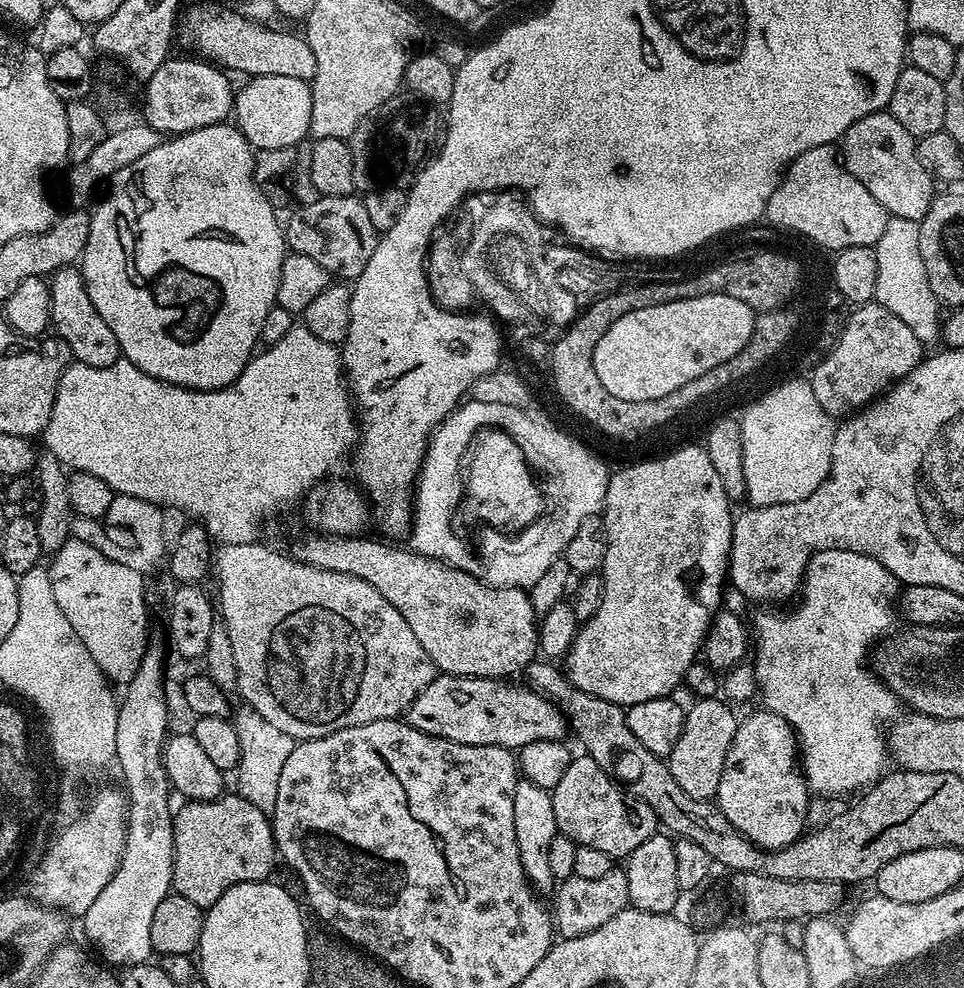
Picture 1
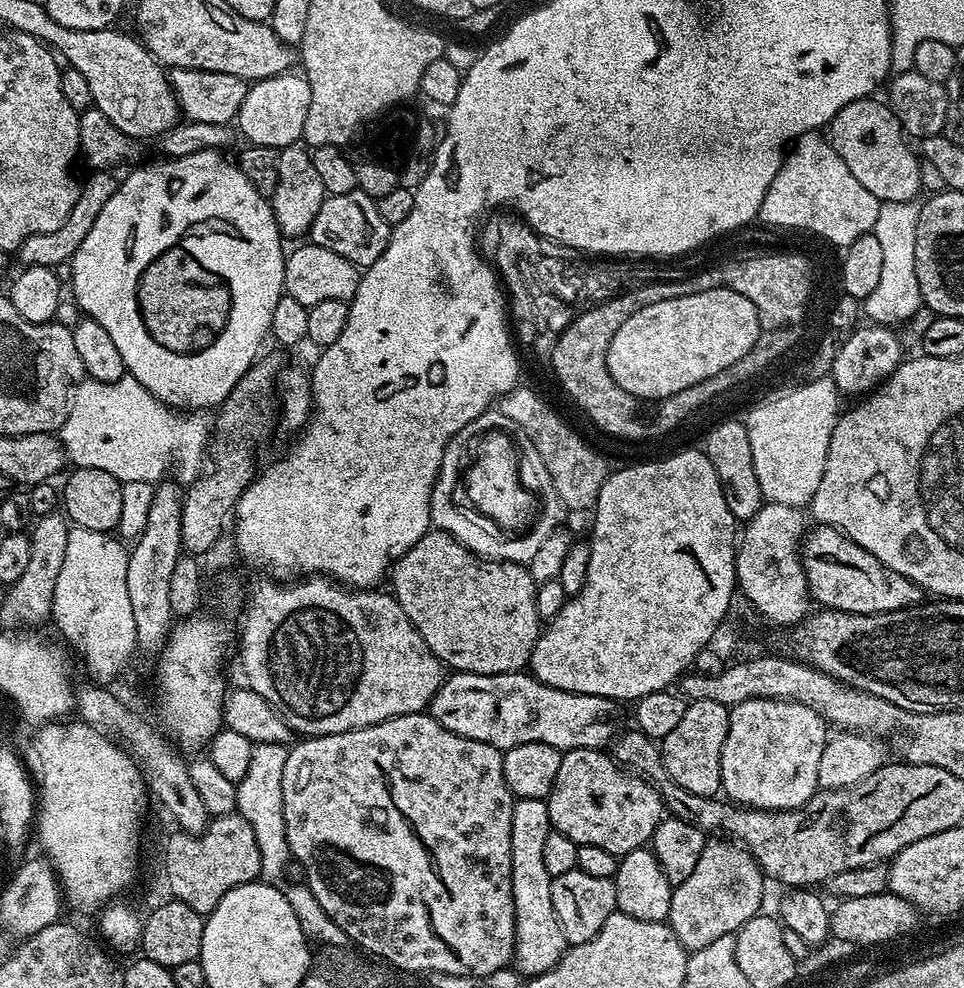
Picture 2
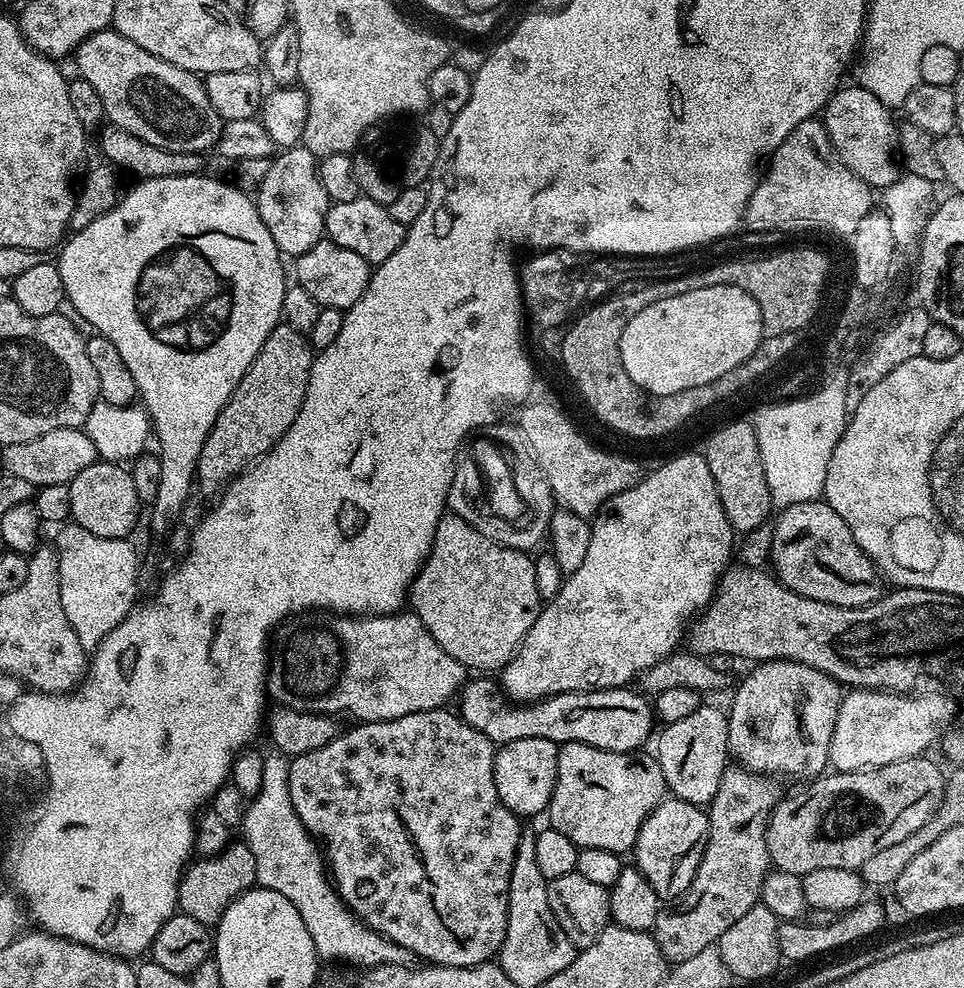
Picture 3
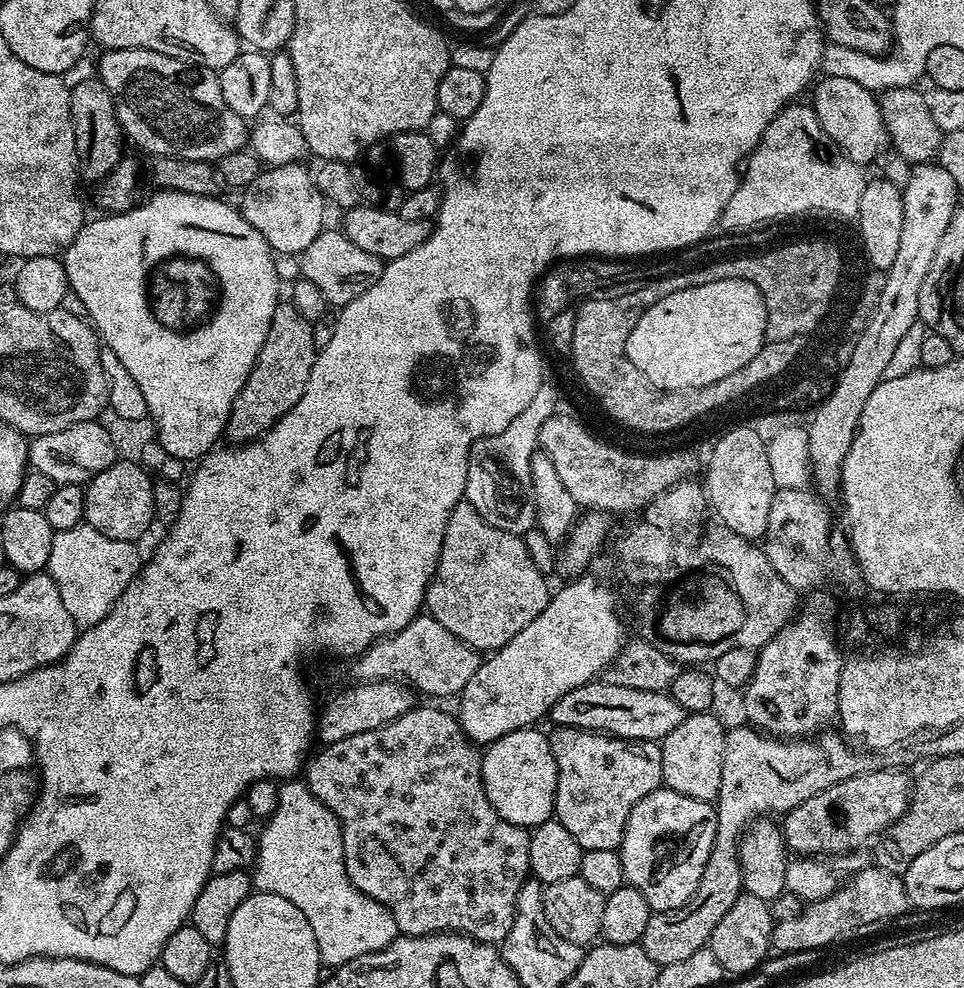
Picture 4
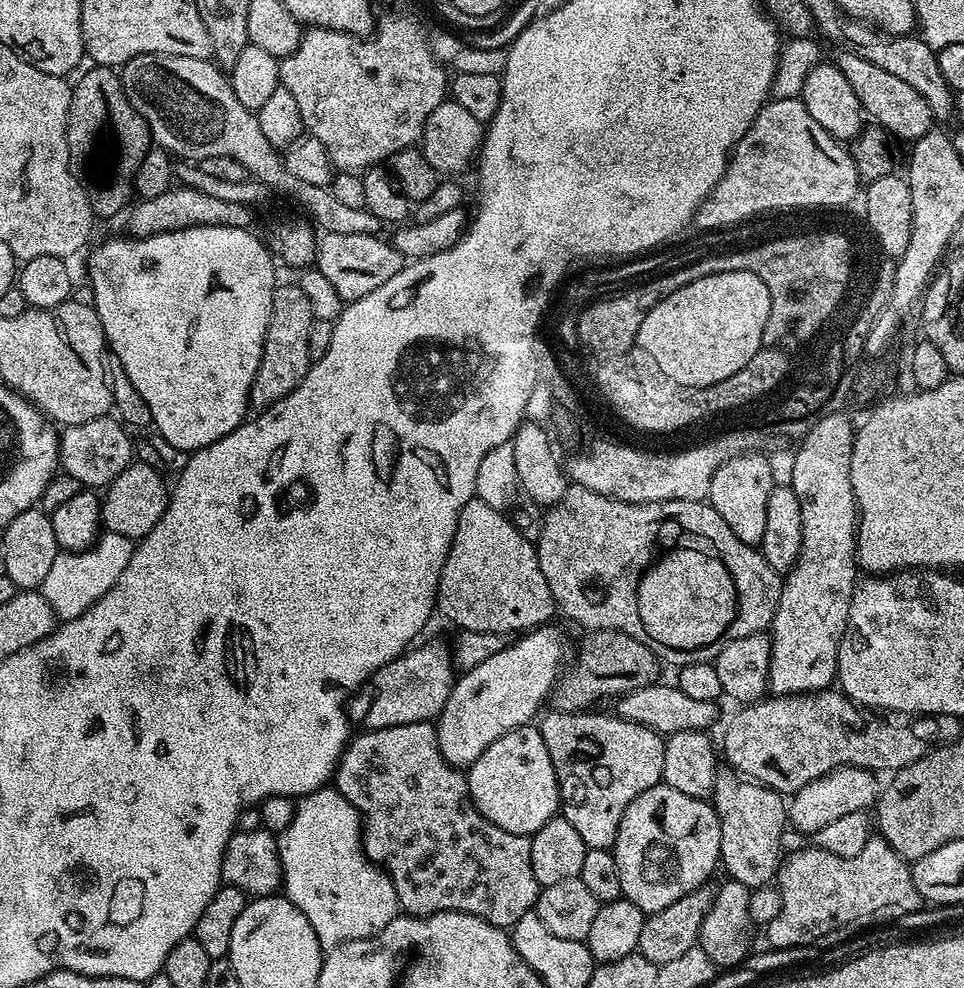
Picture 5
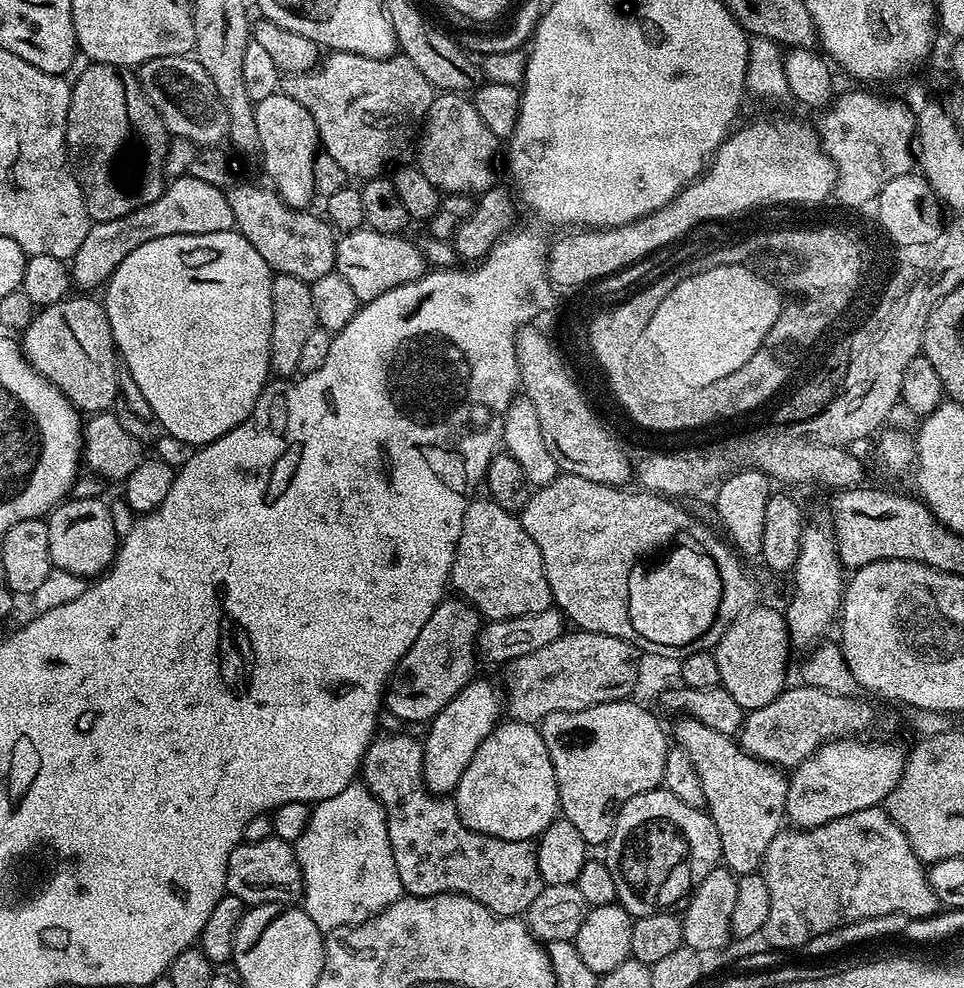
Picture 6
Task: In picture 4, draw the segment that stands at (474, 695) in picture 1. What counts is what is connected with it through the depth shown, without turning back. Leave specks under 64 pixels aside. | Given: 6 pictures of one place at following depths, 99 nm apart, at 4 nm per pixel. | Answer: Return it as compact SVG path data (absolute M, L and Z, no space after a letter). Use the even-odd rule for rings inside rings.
M593 682L570 690L553 706L550 720L561 728L584 728L588 732L603 732L619 740L663 740L678 722L685 718L685 711L668 692L634 690L611 682Z

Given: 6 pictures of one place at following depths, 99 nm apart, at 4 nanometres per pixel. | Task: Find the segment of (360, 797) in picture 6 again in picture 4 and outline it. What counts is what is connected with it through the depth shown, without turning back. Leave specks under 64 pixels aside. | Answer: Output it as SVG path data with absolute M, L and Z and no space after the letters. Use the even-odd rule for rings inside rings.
M296 778L283 781L280 784L278 806L263 824L264 829L256 844L255 891L278 894L278 898L286 898L286 902L294 902L294 906L302 910L306 922L310 922L310 930L314 930L314 942L318 942L321 965L328 967L329 964L329 969L335 970L362 954L370 954L390 946L401 935L390 910L386 910L382 902L374 902L374 898L362 894L362 890L358 890L350 882L344 865L342 830L338 818L326 805L314 798L307 784Z

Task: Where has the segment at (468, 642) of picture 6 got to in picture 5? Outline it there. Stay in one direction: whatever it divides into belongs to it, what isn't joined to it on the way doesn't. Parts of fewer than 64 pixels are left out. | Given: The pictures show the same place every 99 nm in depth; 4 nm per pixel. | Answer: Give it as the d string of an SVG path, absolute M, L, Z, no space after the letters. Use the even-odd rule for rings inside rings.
M445 644L413 647L394 662L379 668L346 705L348 719L365 729L406 726L410 722L432 722L446 706L454 683L452 650Z

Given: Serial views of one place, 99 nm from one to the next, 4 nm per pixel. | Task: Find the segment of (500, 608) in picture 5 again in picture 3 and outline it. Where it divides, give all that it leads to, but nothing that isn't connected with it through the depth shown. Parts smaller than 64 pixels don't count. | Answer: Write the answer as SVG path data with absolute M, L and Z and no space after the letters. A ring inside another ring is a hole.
M445 514L438 522L438 530L430 554L425 558L424 564L420 567L420 572L412 579L410 585L410 608L418 618L422 618L422 626L426 626L426 630L430 630L430 634L438 642L438 646L442 646L442 650L446 650L446 654L450 654L458 662L462 662L465 669L496 668L496 670L502 670L505 668L513 656L520 651L520 643L526 638L530 626L534 626L534 622L539 618L542 601L538 594L538 582L534 582L536 561L531 555L528 557L528 554L527 551L518 548L507 548L504 544L486 538L486 534L482 534L477 528L467 524L461 516Z

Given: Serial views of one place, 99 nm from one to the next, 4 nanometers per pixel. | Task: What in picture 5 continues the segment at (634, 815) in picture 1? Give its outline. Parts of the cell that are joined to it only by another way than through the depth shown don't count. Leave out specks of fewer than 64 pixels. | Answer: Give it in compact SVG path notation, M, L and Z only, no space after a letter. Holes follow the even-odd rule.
M585 710L583 712L557 712L549 711L549 716L544 721L539 721L538 727L542 734L542 742L546 742L546 750L550 750L550 762L554 762L554 774L556 781L560 787L560 807L559 815L566 818L566 822L570 822L570 826L574 826L574 830L578 830L582 842L586 842L588 849L590 848L607 848L611 849L616 843L616 835L618 834L618 826L622 822L622 814L626 814L626 806L630 806L630 802L634 802L634 798L638 798L638 794L642 794L646 790L650 790L654 785L661 783L664 779L664 771L662 770L662 762L664 761L664 742L665 737L659 732L655 732L653 728L647 728L641 724L635 724L629 720L624 720L618 715L609 714L609 716L595 716L595 711Z

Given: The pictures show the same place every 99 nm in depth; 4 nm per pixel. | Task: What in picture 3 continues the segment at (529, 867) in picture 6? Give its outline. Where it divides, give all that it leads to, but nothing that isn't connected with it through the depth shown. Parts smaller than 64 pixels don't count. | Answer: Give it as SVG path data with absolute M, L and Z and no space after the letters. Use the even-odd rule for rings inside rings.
M447 707L435 708L434 710L426 710L425 712L411 712L402 718L394 718L393 720L373 720L371 722L360 722L349 730L341 731L340 735L335 736L330 742L326 742L326 746L318 746L318 750L310 750L301 756L291 757L288 765L288 785L290 786L290 802L294 806L294 810L298 814L298 818L302 818L302 822L308 827L309 832L322 845L323 851L326 853L326 864L330 869L331 879L334 881L334 887L340 893L340 899L352 909L369 928L375 929L381 933L385 940L394 942L398 946L410 950L413 957L417 961L427 962L428 964L441 964L447 968L475 968L477 964L487 964L499 953L502 942L506 938L506 926L508 925L508 891L510 890L510 870L514 866L514 858L518 850L518 842L520 841L520 833L522 831L521 821L515 812L511 812L504 803L502 798L498 796L498 786L494 784L494 762L496 761L497 745L493 744L490 738L486 738L486 734L482 734L474 726L470 726L465 720L461 720L455 711L448 712Z

